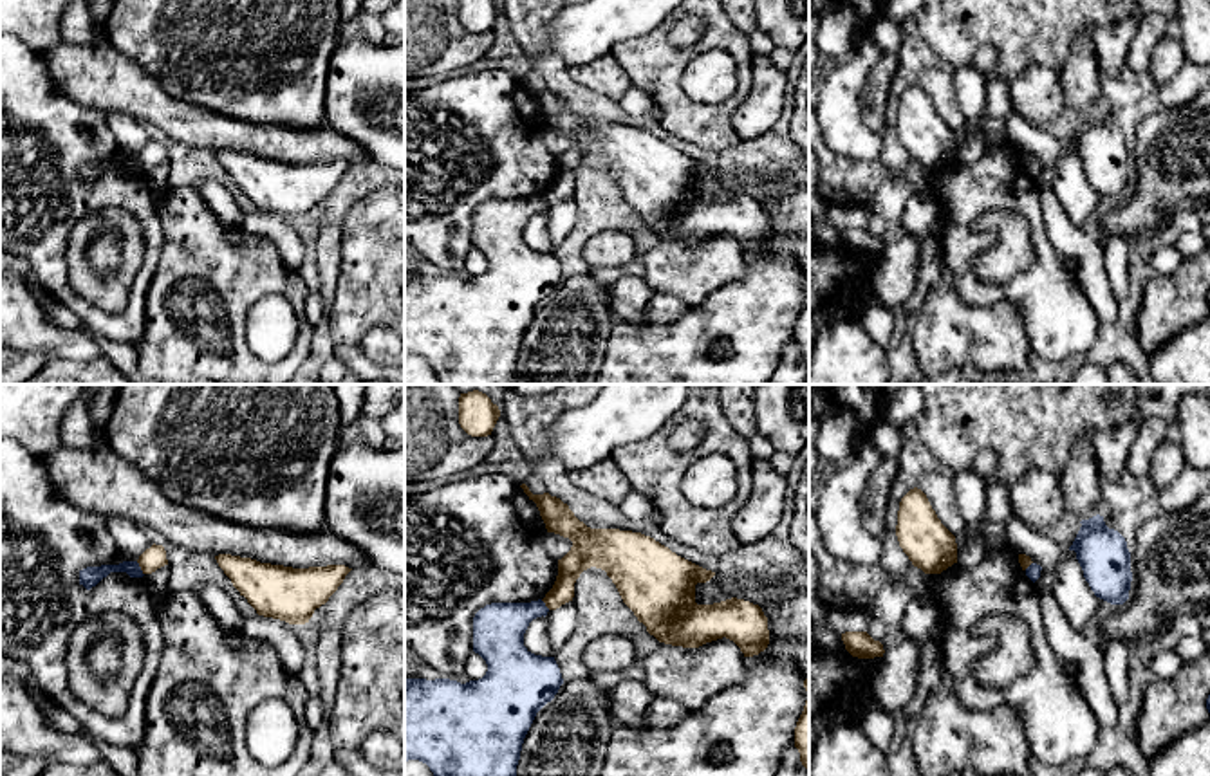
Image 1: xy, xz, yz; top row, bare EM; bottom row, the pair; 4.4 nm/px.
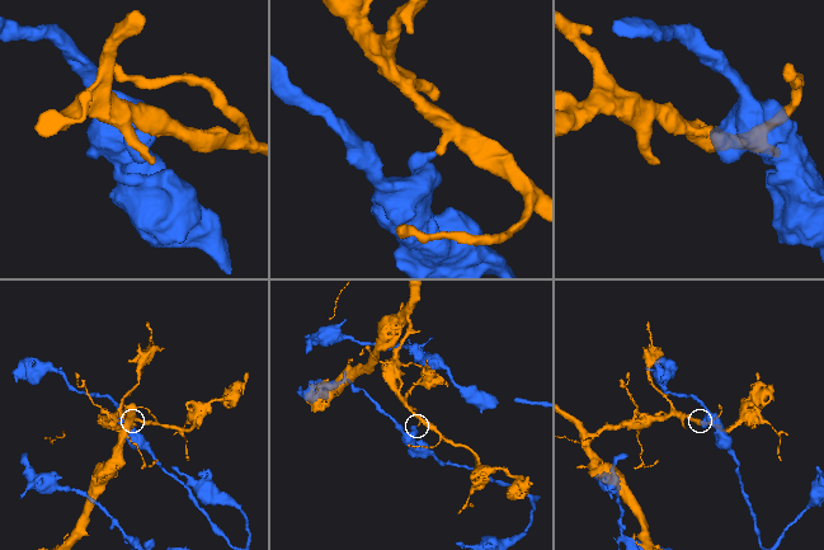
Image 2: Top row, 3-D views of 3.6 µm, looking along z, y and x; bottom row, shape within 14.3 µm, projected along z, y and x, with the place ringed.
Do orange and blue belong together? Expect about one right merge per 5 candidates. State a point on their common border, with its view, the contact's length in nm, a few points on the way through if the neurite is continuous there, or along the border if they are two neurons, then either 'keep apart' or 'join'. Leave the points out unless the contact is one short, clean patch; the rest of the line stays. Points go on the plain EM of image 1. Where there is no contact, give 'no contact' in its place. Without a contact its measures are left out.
meets orange in xy at (141, 165); contact 70 nm long; border along xy (136, 157), (143, 170); keep apart

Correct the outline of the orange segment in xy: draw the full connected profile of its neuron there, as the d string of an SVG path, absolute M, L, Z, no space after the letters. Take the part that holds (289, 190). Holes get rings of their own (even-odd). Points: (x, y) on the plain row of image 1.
M231 150L215 152L258 211L305 220L352 166L345 161L293 164Z

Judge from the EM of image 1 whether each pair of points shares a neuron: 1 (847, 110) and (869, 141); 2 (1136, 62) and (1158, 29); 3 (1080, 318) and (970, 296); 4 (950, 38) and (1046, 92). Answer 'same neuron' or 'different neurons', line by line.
1: same neuron
2: same neuron
3: same neuron
4: different neurons

